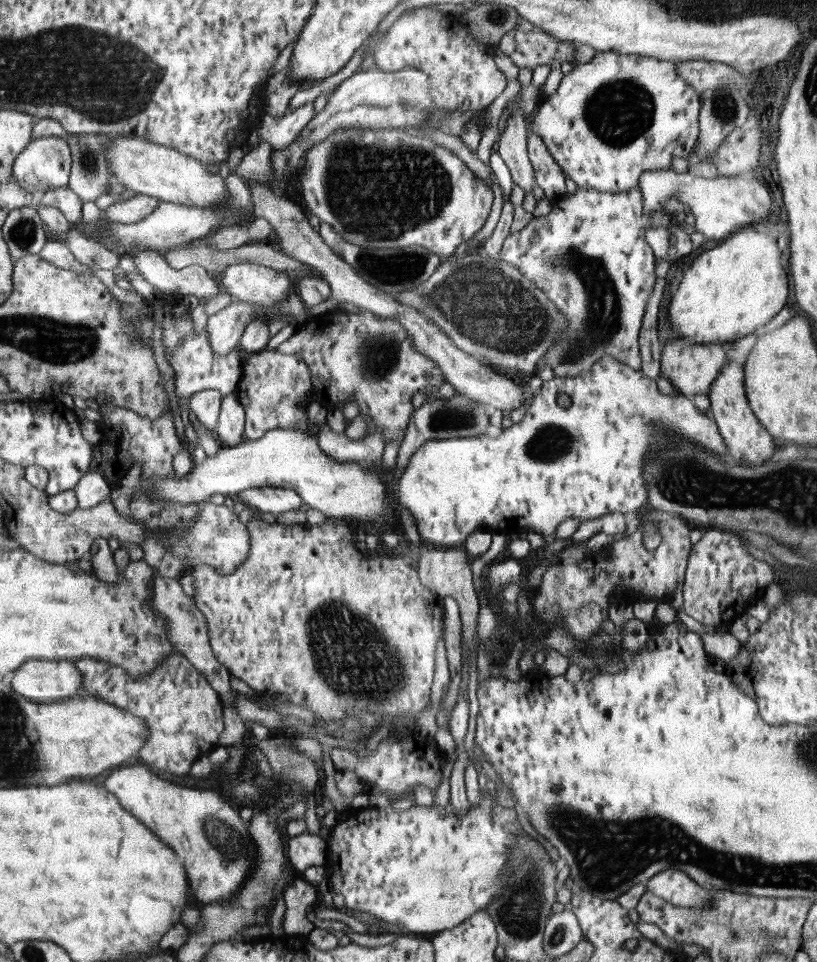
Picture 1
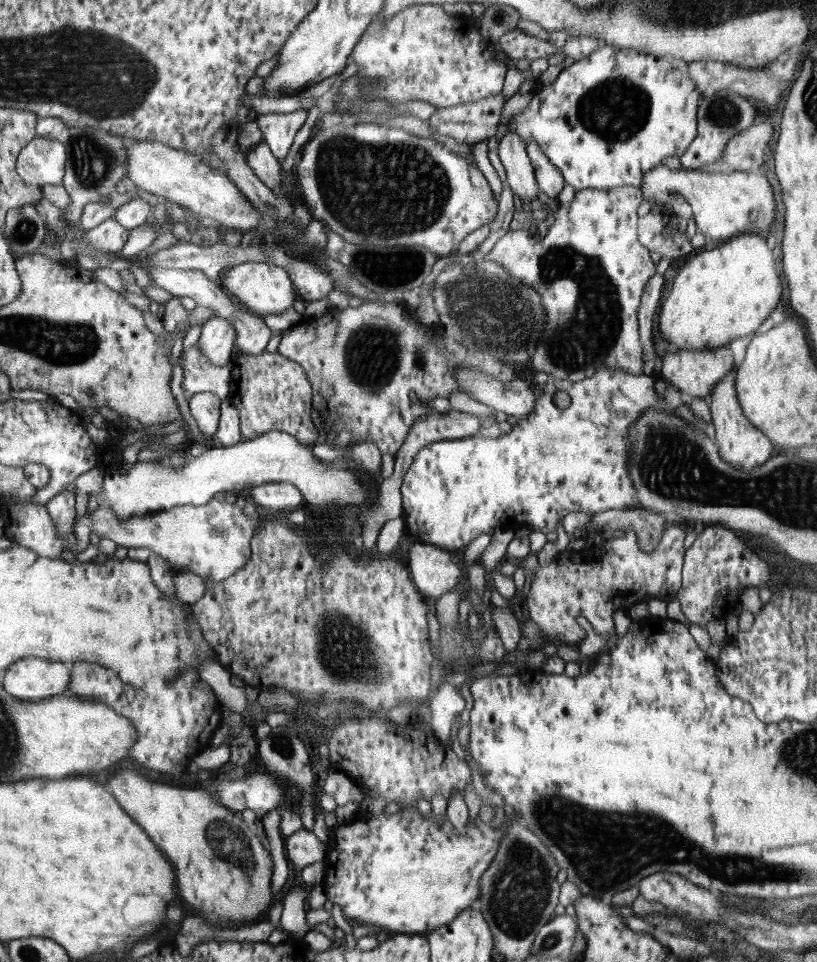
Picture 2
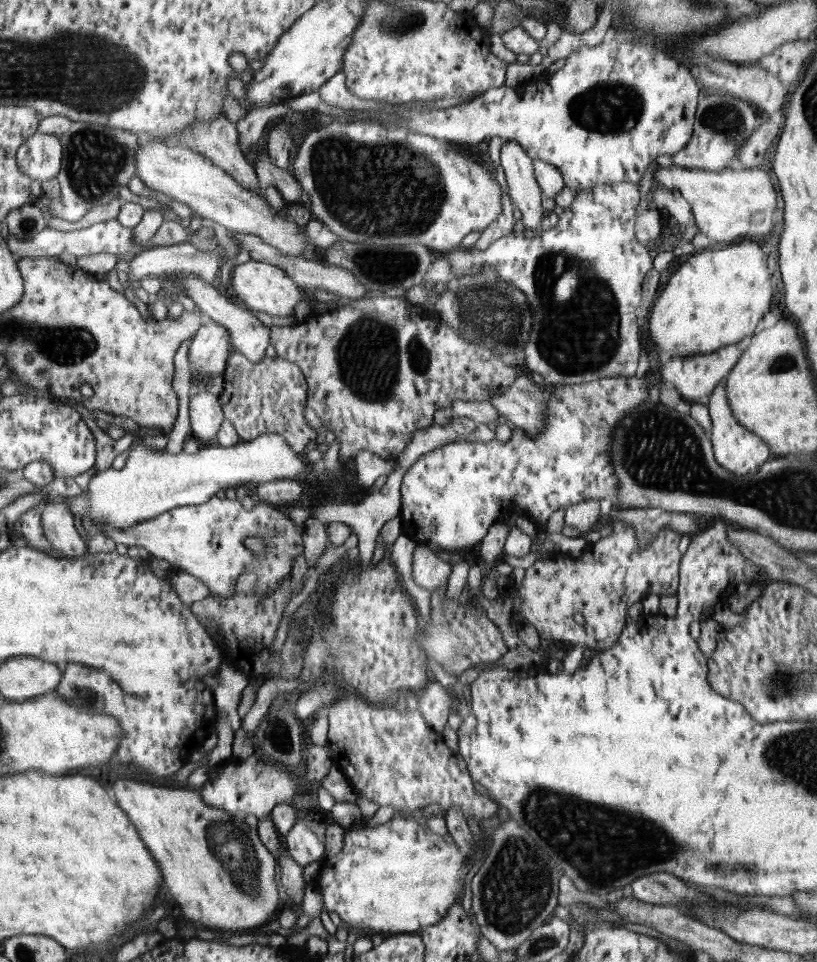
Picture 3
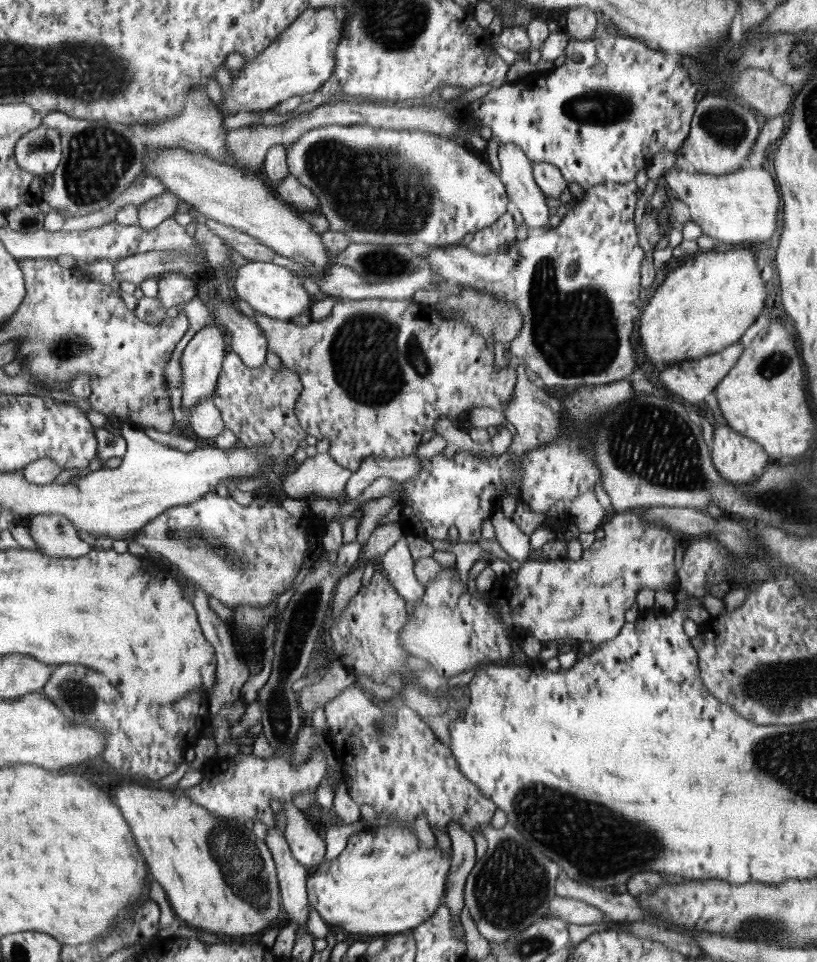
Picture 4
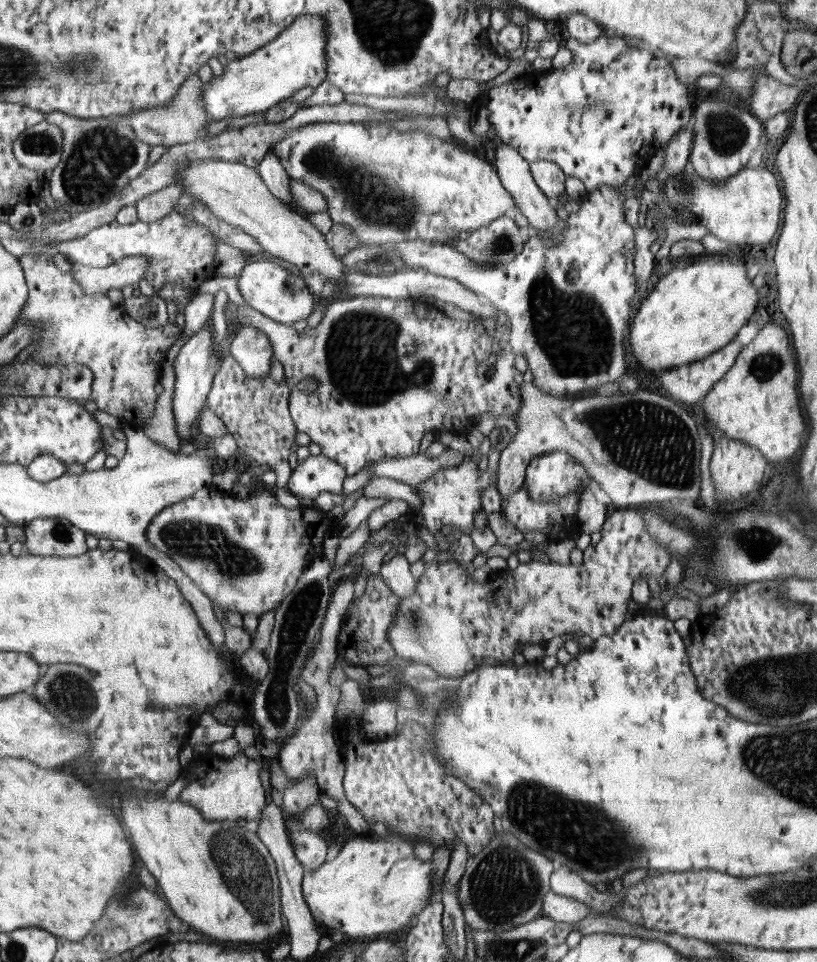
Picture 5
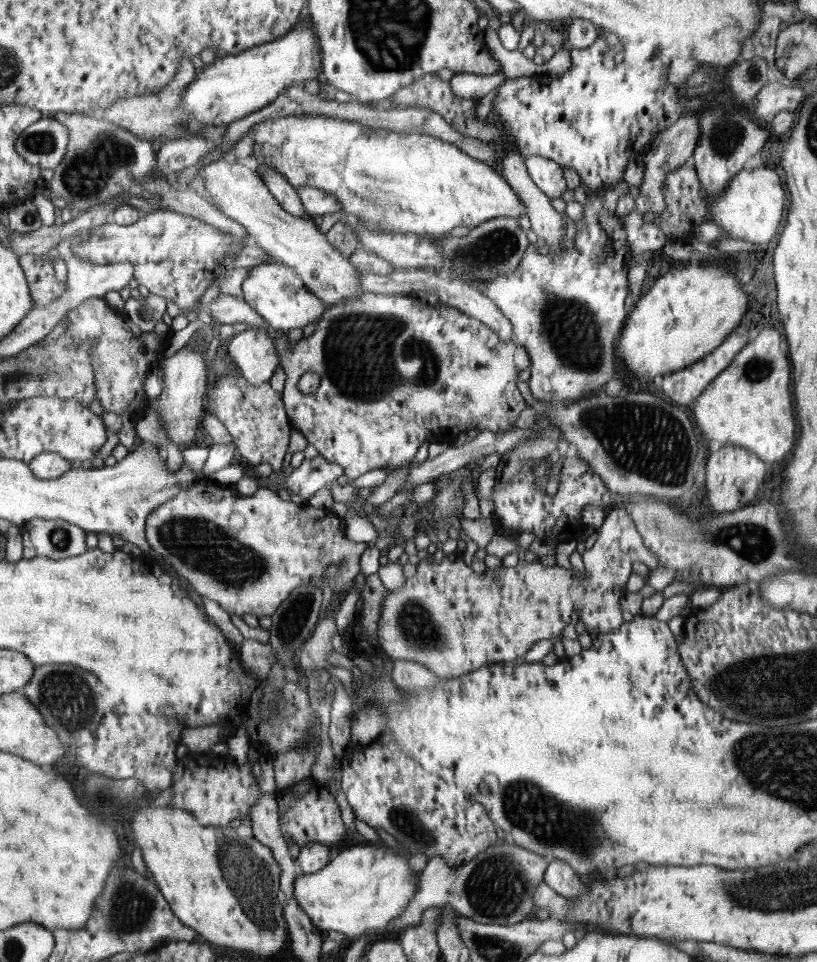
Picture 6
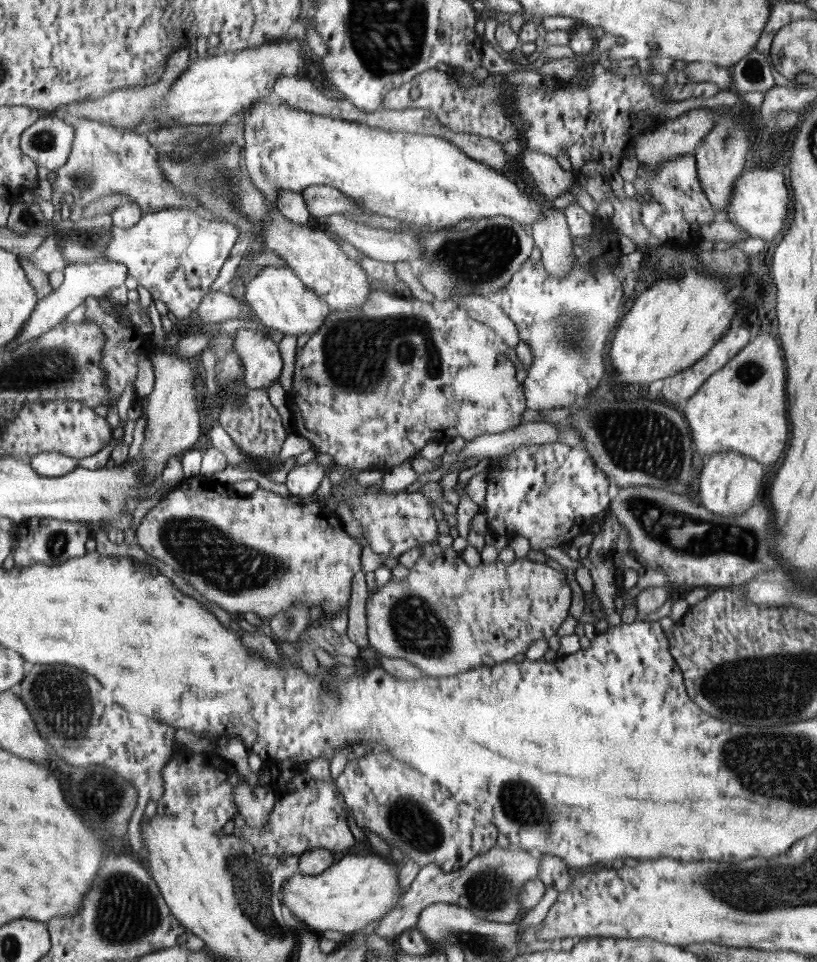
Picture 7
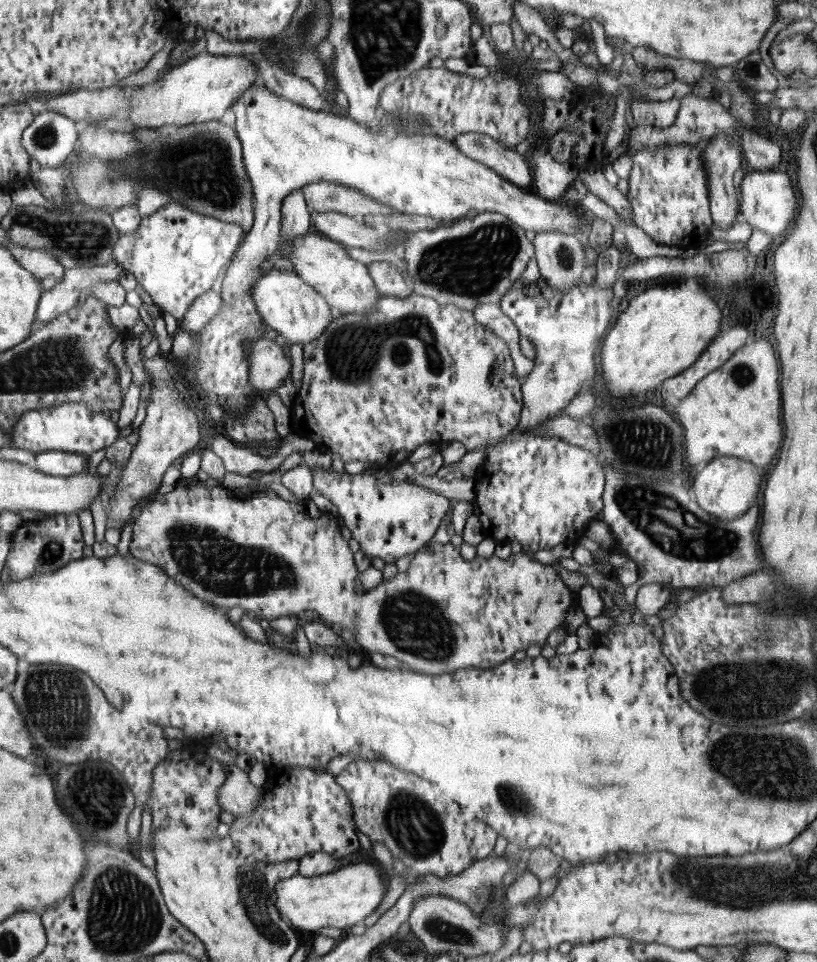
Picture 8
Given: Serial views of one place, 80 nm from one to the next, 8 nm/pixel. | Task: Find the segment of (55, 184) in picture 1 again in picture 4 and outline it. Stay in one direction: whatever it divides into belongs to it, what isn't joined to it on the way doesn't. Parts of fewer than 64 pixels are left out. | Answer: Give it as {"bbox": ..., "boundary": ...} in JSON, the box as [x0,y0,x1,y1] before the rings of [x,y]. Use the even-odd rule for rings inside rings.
{"bbox":[15,128,63,175],"boundary":[[[38,128],[23,135],[15,147],[15,159],[20,168],[33,175],[53,173],[63,158],[62,137],[55,128]]]}

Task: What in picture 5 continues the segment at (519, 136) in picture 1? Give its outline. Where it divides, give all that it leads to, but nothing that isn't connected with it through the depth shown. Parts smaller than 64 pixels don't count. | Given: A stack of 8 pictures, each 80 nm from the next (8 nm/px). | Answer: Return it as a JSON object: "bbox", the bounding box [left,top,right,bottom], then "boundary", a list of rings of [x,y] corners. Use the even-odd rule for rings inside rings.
{"bbox":[496,145,558,234],"boundary":[[[501,145],[496,151],[496,168],[499,169],[499,175],[503,179],[504,188],[508,189],[511,196],[515,199],[515,206],[520,208],[522,214],[526,216],[529,222],[528,226],[532,232],[551,234],[551,231],[558,227],[558,217],[554,202],[551,201],[543,190],[536,184],[533,174],[530,170],[530,163],[521,155],[521,152],[510,145]]]}

